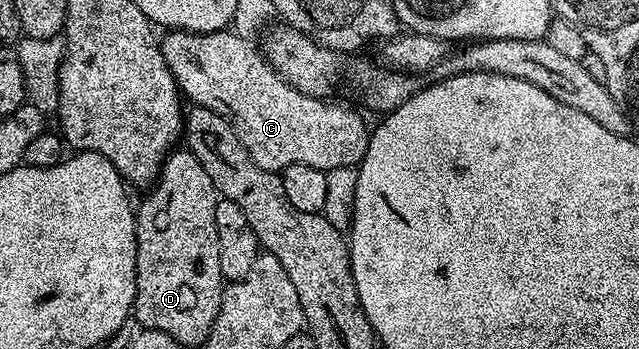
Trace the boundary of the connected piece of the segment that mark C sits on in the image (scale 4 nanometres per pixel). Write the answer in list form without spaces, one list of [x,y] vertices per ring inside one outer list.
[[[185,29],[163,35],[160,50],[181,94],[192,105],[206,107],[230,122],[258,167],[272,173],[291,165],[327,171],[359,166],[366,155],[370,125],[344,105],[327,105],[327,100],[298,91],[268,64],[247,36],[235,31],[188,33]]]

